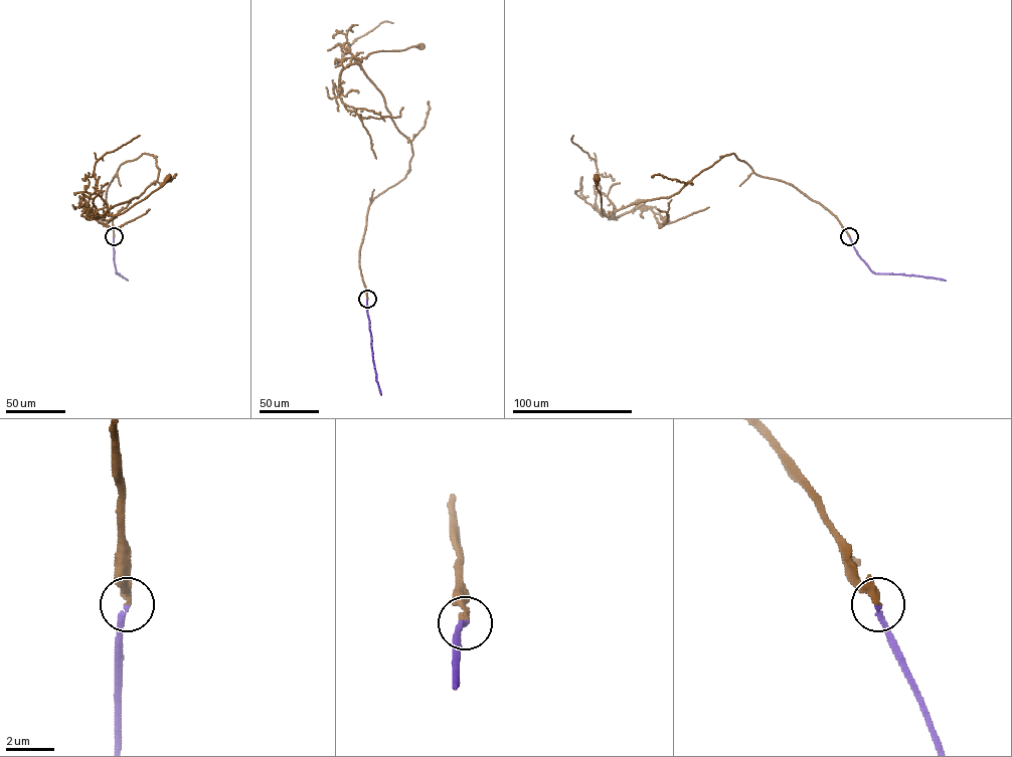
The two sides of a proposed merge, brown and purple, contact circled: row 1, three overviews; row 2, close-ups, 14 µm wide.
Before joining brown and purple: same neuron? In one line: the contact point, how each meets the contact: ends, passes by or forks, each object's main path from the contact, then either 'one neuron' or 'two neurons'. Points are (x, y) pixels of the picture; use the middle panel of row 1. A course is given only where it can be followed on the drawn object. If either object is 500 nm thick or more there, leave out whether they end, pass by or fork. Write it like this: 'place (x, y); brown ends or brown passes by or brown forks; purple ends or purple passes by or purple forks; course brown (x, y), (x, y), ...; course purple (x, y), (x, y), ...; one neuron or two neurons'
place (367, 299); brown passes by; purple ends; course brown (367, 299), (359, 251), (368, 206), (404, 177), (413, 154), (360, 61), (372, 52), (420, 46); course purple (367, 299), (373, 363), (381, 395); one neuron

